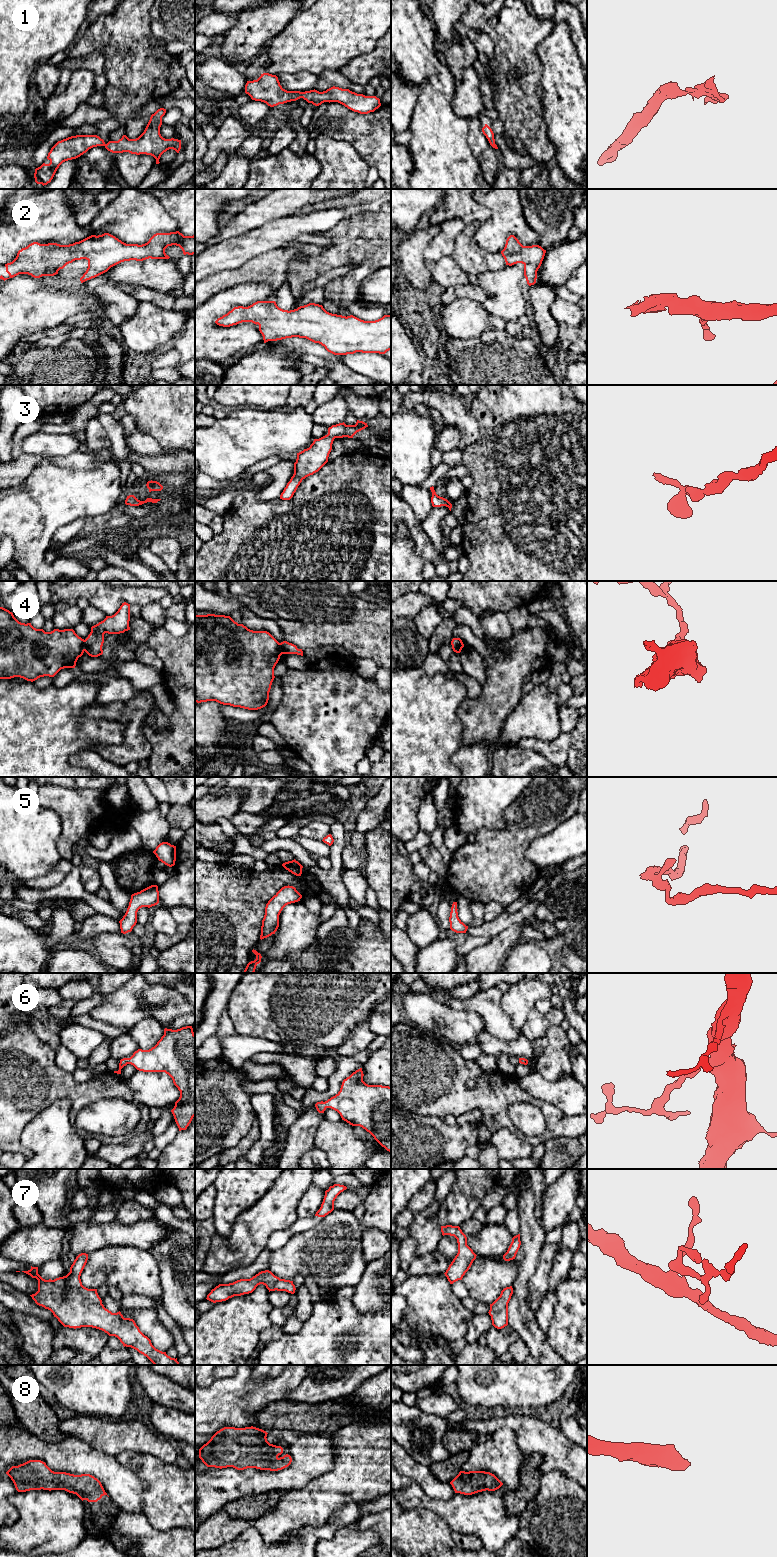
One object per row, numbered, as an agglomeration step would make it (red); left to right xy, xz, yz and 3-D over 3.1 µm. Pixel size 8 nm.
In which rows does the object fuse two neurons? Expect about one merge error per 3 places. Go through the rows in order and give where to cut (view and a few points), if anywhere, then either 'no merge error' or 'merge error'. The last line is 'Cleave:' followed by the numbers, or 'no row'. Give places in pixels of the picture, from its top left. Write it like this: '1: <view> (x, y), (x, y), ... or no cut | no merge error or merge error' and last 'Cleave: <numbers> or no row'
1: no cut | no merge error
2: no cut | no merge error
3: no cut | no merge error
4: xy (85, 640), (83, 650) | merge error
5: no cut | no merge error
6: no cut | no merge error
7: no cut | no merge error
8: no cut | no merge error
Cleave: 4

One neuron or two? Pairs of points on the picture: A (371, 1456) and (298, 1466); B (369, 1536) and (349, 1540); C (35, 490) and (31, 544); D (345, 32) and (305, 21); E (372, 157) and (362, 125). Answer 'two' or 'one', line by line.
A: two
B: one
C: one
D: one
E: one

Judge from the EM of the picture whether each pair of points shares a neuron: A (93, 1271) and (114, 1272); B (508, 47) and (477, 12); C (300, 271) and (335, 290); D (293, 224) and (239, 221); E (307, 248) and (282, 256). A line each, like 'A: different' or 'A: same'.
A: same
B: different
C: same
D: different
E: same

